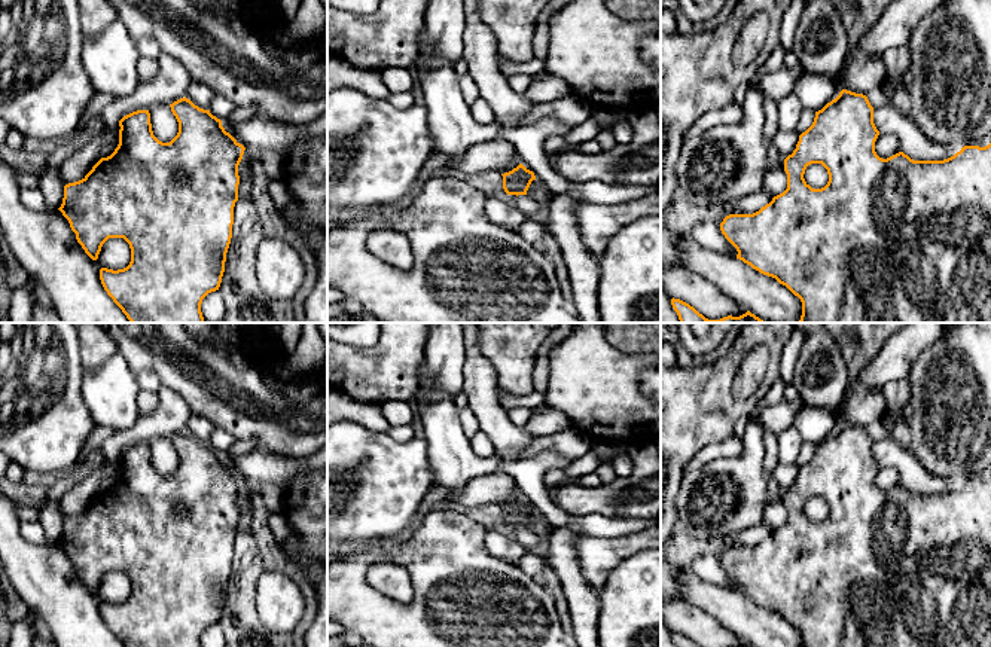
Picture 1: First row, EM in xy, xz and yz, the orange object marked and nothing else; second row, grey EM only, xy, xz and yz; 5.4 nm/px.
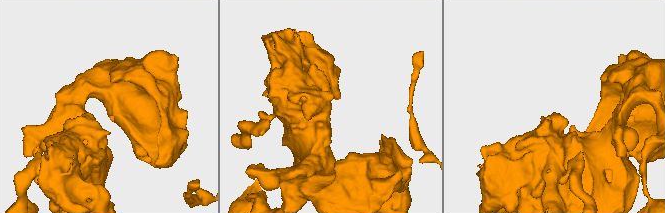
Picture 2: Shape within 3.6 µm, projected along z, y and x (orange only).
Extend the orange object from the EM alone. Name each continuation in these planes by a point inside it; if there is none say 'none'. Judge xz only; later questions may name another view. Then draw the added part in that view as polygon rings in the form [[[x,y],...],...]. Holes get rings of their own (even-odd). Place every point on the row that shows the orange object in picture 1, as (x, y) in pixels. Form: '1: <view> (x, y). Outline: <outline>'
none

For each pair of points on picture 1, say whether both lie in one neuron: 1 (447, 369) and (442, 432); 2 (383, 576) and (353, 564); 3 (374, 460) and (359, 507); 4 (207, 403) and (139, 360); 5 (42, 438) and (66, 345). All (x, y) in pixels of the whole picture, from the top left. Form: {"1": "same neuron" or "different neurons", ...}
{"1": "different neurons", "2": "different neurons", "3": "same neuron", "4": "same neuron", "5": "same neuron"}

